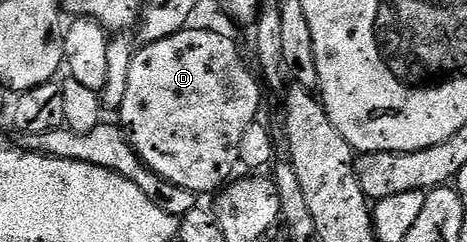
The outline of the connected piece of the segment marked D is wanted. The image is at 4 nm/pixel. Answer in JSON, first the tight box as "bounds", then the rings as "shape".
{"bounds":[119,29,263,193],"shape":[[[184,29],[178,31],[173,37],[142,46],[139,49],[141,51],[131,61],[131,69],[127,73],[127,88],[123,91],[123,108],[119,111],[120,117],[123,118],[124,124],[122,123],[122,126],[125,128],[136,154],[143,159],[144,165],[153,173],[160,175],[168,183],[179,186],[187,193],[193,193],[193,191],[218,192],[235,175],[233,174],[235,167],[238,168],[240,166],[239,150],[241,149],[241,139],[245,136],[245,131],[260,118],[259,102],[263,99],[262,93],[259,92],[261,83],[257,75],[257,80],[255,80],[254,73],[247,68],[247,63],[243,60],[243,55],[239,52],[238,45],[239,43],[236,40],[229,37],[221,37],[218,33]]]}

